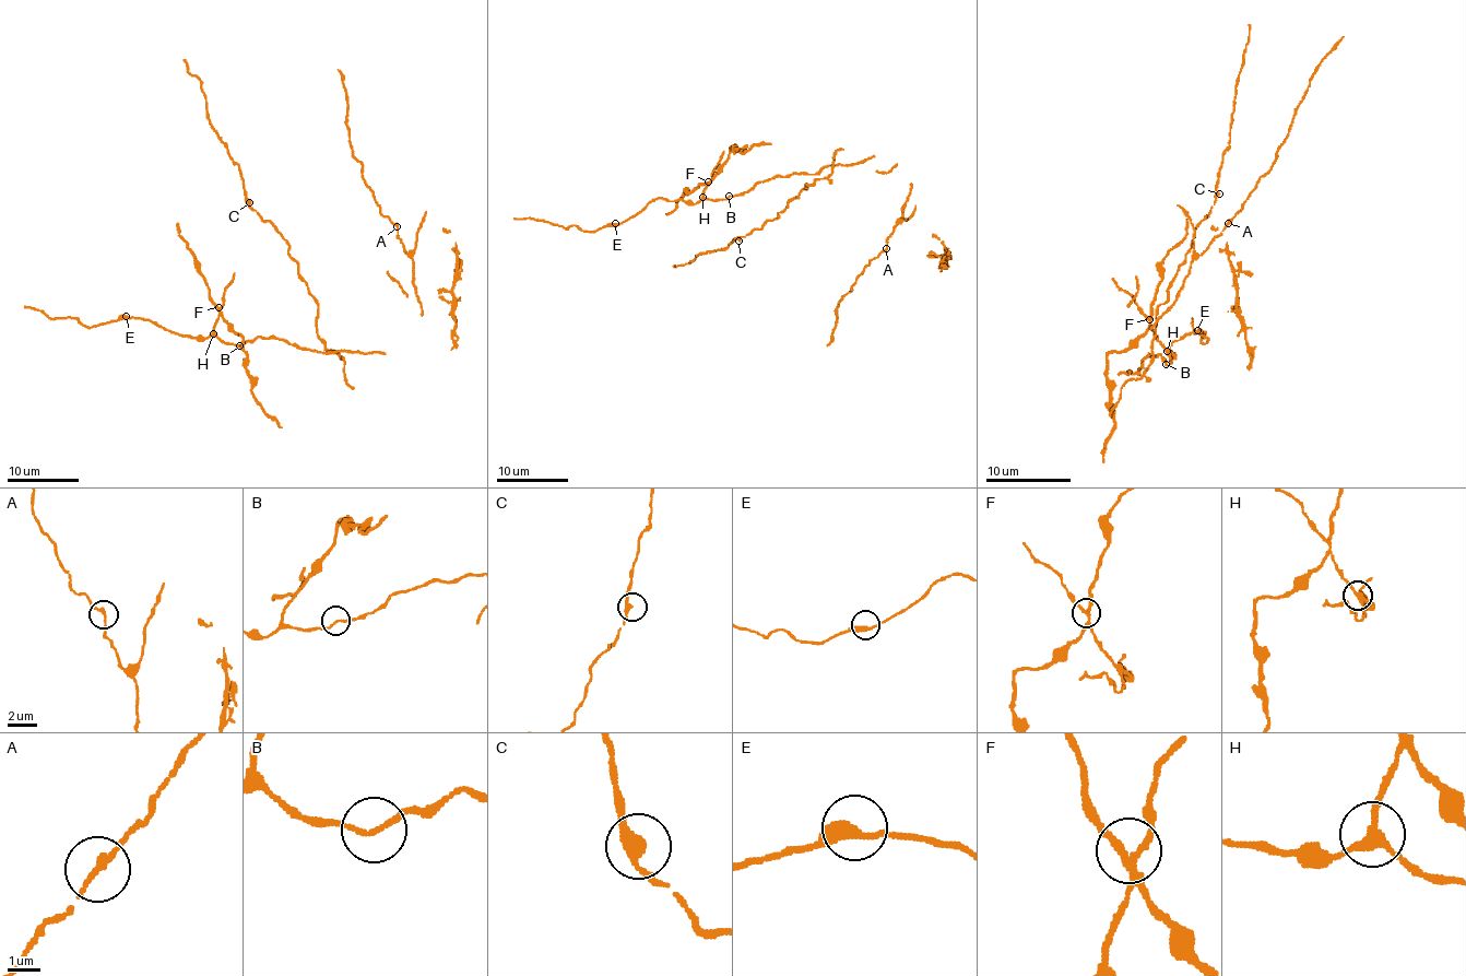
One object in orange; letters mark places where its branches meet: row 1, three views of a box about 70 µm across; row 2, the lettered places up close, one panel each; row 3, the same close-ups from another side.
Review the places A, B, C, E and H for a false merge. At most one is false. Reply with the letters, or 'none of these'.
H

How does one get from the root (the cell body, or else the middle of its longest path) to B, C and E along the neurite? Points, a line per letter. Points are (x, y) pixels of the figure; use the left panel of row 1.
B: (359, 352), (314, 352), (274, 338), (258, 338), (240, 344)
C: (359, 352), (326, 352), (317, 333), (318, 304), (299, 274), (299, 266), (288, 251), (288, 243), (249, 202)
E: (359, 352), (314, 352), (274, 338), (226, 344), (215, 336), (179, 336), (149, 319), (126, 316)

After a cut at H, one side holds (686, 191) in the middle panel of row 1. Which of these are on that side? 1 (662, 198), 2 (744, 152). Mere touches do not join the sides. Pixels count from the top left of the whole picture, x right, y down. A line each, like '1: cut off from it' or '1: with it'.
1: cut off from it
2: with it

